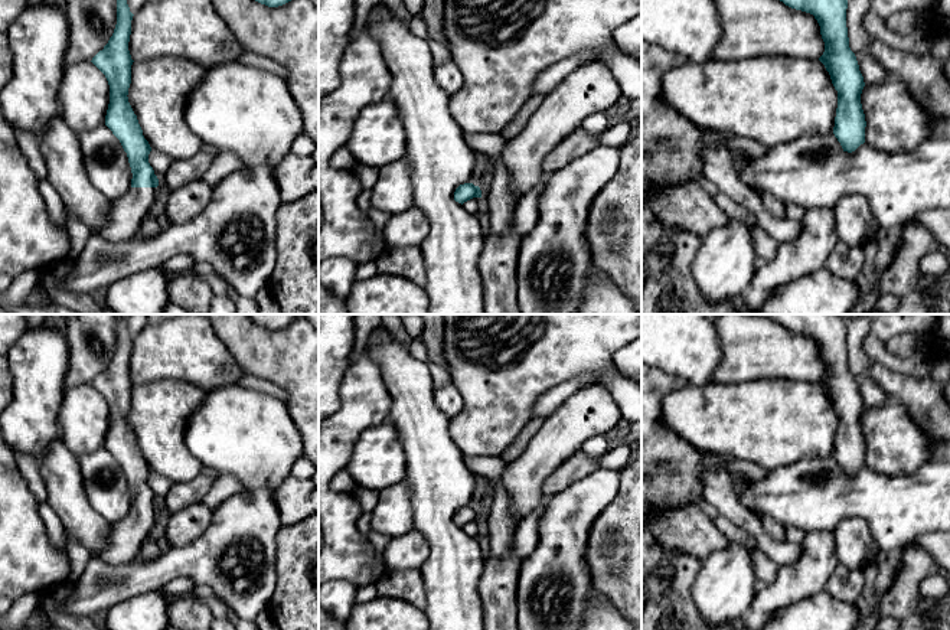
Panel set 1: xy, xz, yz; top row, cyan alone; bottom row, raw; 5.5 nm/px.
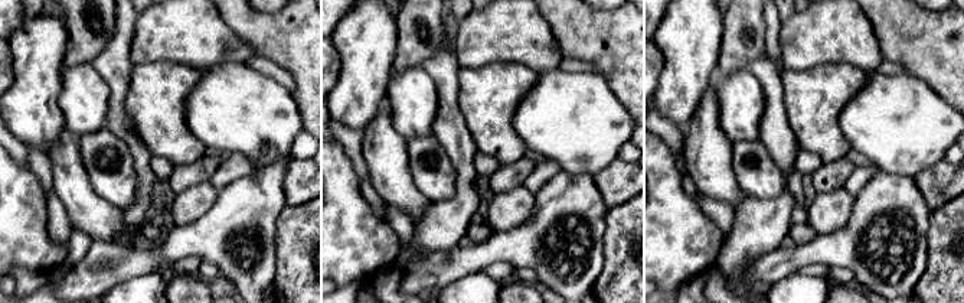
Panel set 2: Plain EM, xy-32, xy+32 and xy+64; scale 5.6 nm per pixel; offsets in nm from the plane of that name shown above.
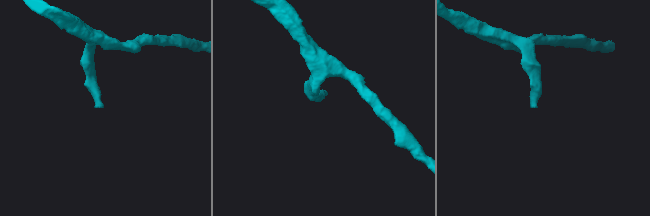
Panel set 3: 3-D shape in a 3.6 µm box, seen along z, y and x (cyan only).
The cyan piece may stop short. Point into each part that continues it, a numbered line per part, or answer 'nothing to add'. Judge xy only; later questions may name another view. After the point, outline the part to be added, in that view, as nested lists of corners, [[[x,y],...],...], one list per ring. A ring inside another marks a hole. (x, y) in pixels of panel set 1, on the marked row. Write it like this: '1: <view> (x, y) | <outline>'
1: xy (127, 214) | [[[130,187],[124,198],[111,200],[108,223],[92,234],[110,242],[137,238],[143,219],[156,205],[156,187]]]

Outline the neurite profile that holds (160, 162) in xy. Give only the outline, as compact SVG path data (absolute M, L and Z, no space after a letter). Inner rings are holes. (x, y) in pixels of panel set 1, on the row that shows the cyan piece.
M151 150L148 154L148 163L159 180L167 173L172 161L173 159L159 150Z

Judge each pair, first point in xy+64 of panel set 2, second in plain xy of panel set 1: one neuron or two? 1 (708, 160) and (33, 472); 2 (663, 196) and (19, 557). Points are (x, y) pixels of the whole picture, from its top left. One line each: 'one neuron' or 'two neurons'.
1: two neurons
2: one neuron

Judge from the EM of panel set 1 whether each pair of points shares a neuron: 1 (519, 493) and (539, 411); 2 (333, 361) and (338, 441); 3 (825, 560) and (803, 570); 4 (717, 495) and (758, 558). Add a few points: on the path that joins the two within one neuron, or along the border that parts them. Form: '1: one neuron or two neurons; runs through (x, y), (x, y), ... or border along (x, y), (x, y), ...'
1: two neurons; border along (571, 394), (547, 418)
2: two neurons; border along (345, 375), (339, 391), (339, 407), (333, 413)
3: one neuron; runs through (819, 561), (809, 570)
4: two neurons; border along (757, 548), (779, 567)

